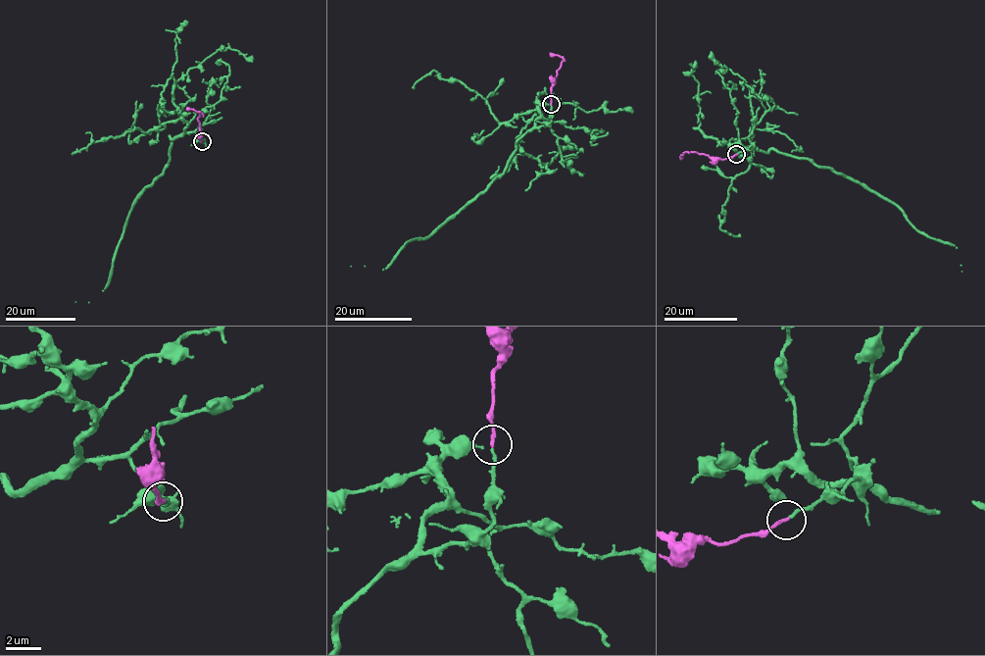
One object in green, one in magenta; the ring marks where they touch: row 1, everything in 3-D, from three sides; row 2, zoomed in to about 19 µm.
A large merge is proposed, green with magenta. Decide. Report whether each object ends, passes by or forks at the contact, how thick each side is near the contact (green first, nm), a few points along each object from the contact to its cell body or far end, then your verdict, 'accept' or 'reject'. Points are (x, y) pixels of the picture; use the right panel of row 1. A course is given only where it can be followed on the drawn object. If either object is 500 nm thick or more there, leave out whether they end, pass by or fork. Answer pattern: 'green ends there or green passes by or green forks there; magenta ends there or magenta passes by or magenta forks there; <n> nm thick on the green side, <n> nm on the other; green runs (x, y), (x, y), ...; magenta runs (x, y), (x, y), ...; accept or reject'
green ends there; magenta ends there; 170 nm thick on the green side, 200 nm on the other; green runs (737, 154), (750, 142), (864, 184), (919, 231), (955, 245), (961, 272); magenta runs (737, 154), (714, 160), (685, 151), (680, 159); accept

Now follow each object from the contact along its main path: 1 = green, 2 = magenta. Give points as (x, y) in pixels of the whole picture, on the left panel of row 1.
1: (201, 141), (193, 131), (170, 136), (171, 160), (136, 200), (113, 261), (109, 281), (88, 302), (75, 302)
2: (201, 141), (198, 118), (201, 112), (186, 109)

